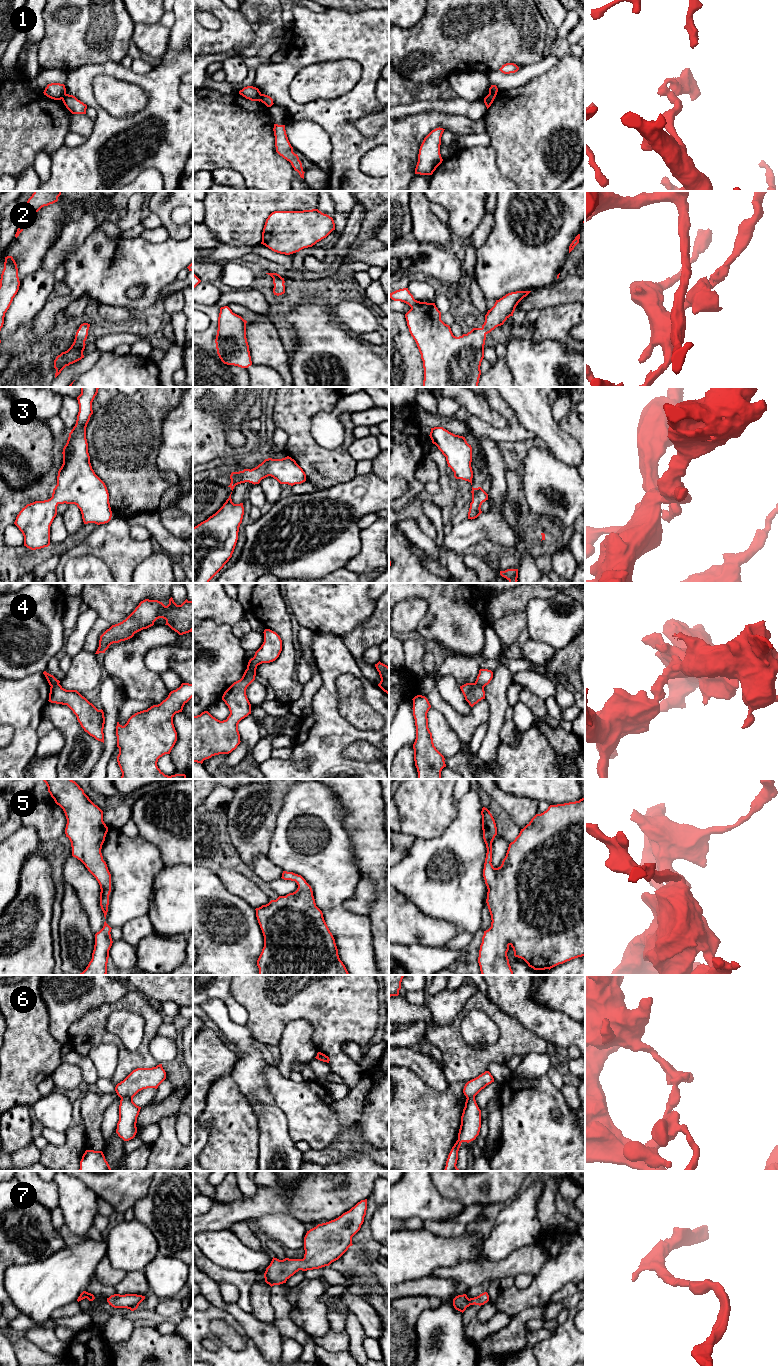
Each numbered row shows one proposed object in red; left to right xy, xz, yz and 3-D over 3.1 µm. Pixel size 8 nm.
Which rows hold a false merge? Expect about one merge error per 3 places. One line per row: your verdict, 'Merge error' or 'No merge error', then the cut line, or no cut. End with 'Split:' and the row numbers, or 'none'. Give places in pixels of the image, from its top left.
1: Merge error. Split along yz (489, 92), (496, 93)
2: No merge error. No split
3: No merge error. No split
4: Merge error. Split along yz (474, 683), (483, 687)
5: No merge error. No split
6: Merge error. Split along xy (121, 1097), (130, 1097), (132, 1099)
7: No merge error. No split
Split: 1, 4, 6

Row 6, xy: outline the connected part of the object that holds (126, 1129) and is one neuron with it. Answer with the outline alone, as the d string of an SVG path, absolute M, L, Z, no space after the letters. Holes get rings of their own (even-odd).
M121 1098L116 1133L124 1141L129 1141L135 1137L137 1133L137 1117L140 1109L141 1107L137 1106L132 1098Z

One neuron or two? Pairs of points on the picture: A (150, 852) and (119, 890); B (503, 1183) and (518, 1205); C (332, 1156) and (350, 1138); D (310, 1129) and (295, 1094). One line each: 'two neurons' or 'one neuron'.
A: one neuron
B: two neurons
C: one neuron
D: one neuron

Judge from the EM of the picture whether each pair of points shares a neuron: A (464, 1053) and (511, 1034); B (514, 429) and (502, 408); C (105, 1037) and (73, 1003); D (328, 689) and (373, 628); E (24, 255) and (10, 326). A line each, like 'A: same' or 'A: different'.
A: same
B: same
C: different
D: different
E: different

